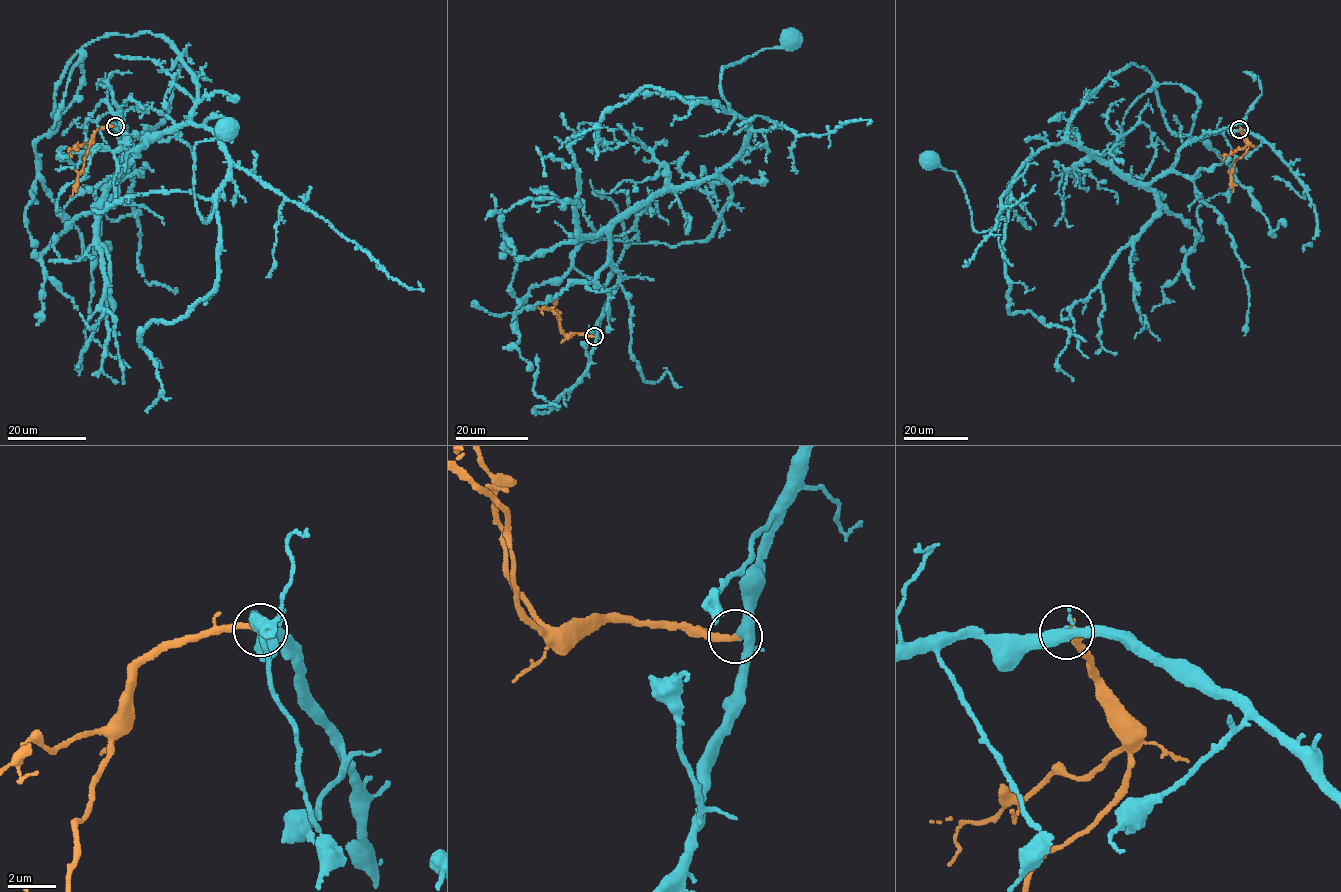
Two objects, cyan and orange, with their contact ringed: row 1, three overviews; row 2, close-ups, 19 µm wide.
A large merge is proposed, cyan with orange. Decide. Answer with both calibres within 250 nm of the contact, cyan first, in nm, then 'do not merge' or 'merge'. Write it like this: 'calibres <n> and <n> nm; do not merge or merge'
calibres 300 and 280 nm; merge

